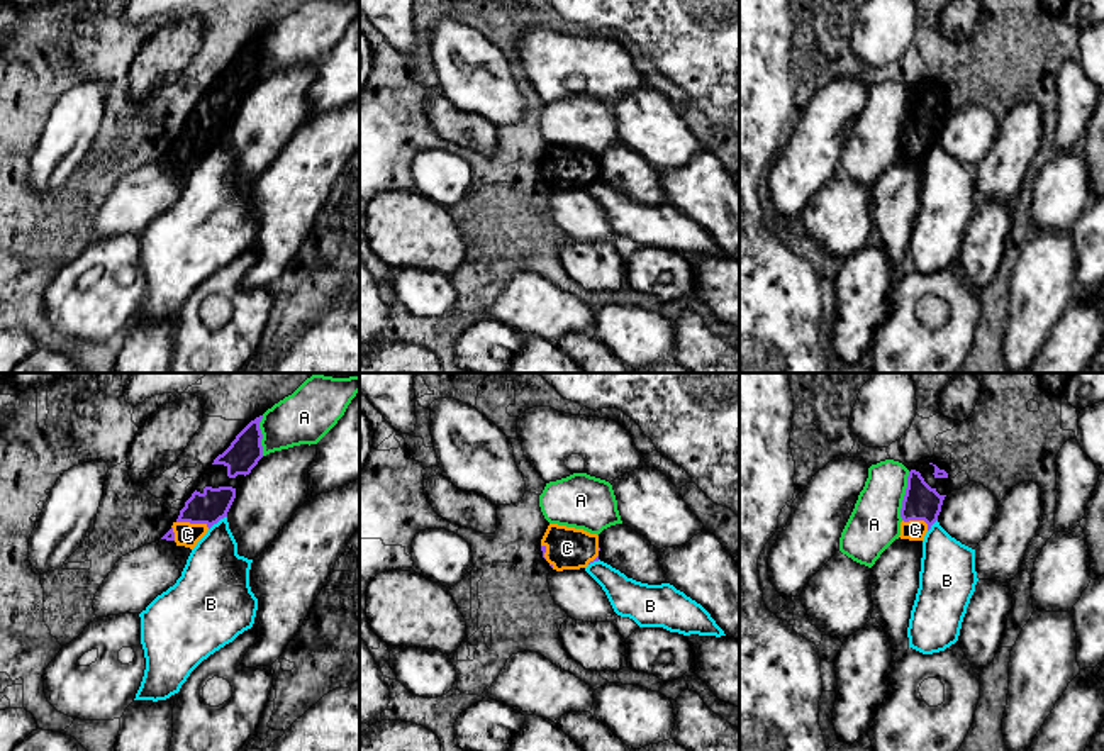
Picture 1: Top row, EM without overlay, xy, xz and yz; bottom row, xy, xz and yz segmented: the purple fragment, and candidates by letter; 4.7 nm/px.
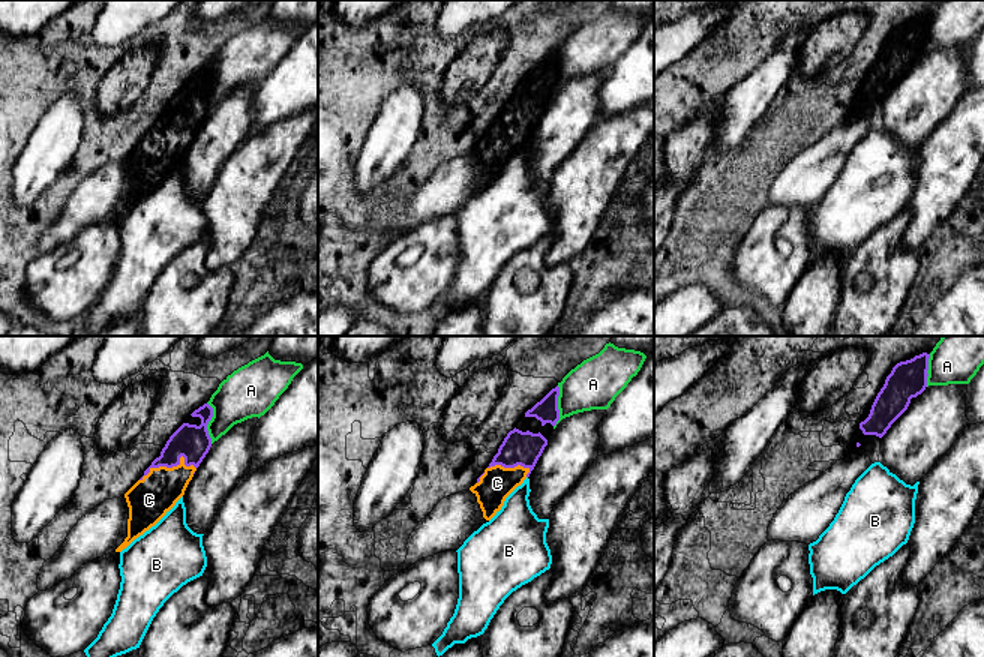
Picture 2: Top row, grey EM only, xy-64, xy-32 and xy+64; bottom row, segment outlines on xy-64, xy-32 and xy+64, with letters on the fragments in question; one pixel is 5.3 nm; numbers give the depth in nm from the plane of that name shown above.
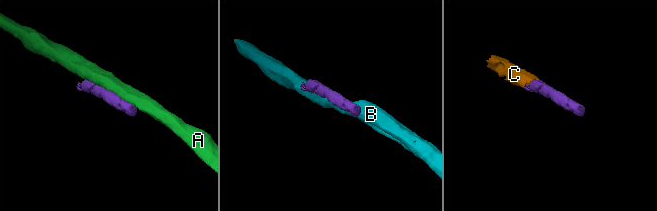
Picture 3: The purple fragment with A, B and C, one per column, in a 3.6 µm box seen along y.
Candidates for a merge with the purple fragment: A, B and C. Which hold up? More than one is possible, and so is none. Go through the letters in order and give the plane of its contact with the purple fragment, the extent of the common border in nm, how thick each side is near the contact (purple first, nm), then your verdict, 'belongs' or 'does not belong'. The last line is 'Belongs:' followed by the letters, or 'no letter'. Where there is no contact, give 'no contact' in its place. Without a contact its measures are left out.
A: contact in yz; length 240 nm; calibres 170 and 240 nm; does not belong
B: contact in xy; length 110 nm; calibres 160 and 280 nm; does not belong
C: contact in xy; length 160 nm; calibres 160 and 120 nm; belongs
Belongs: C

